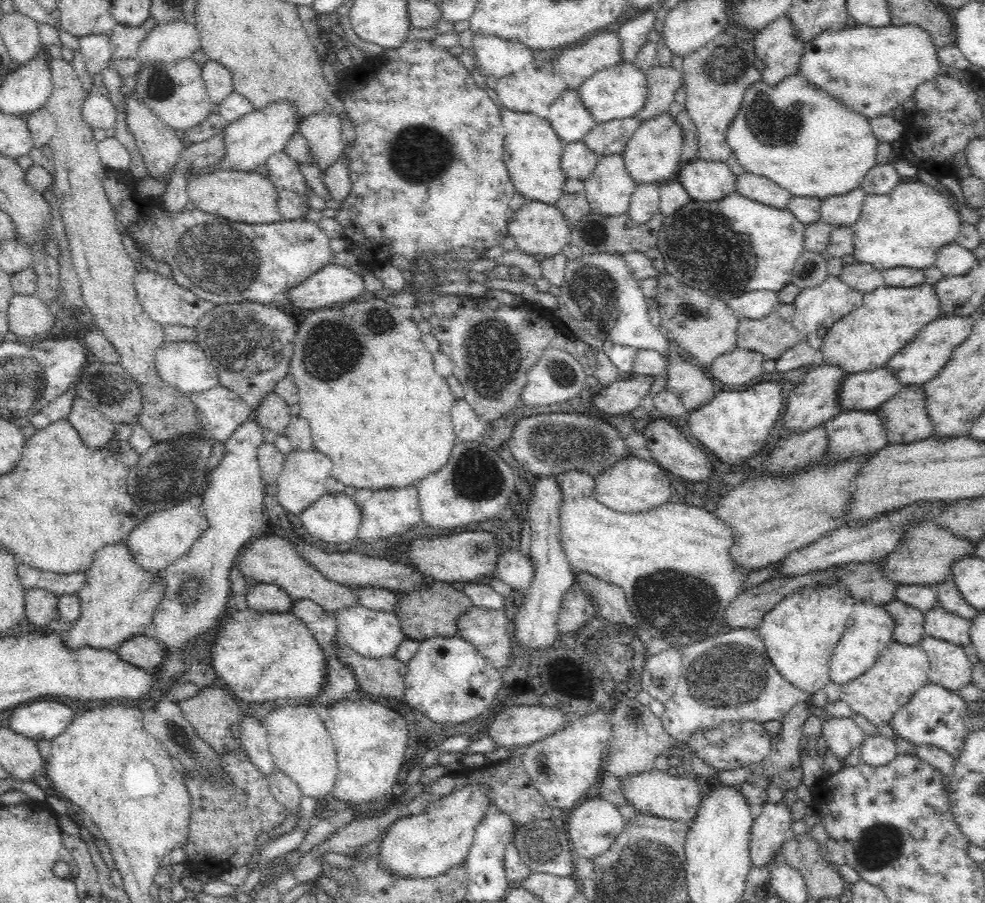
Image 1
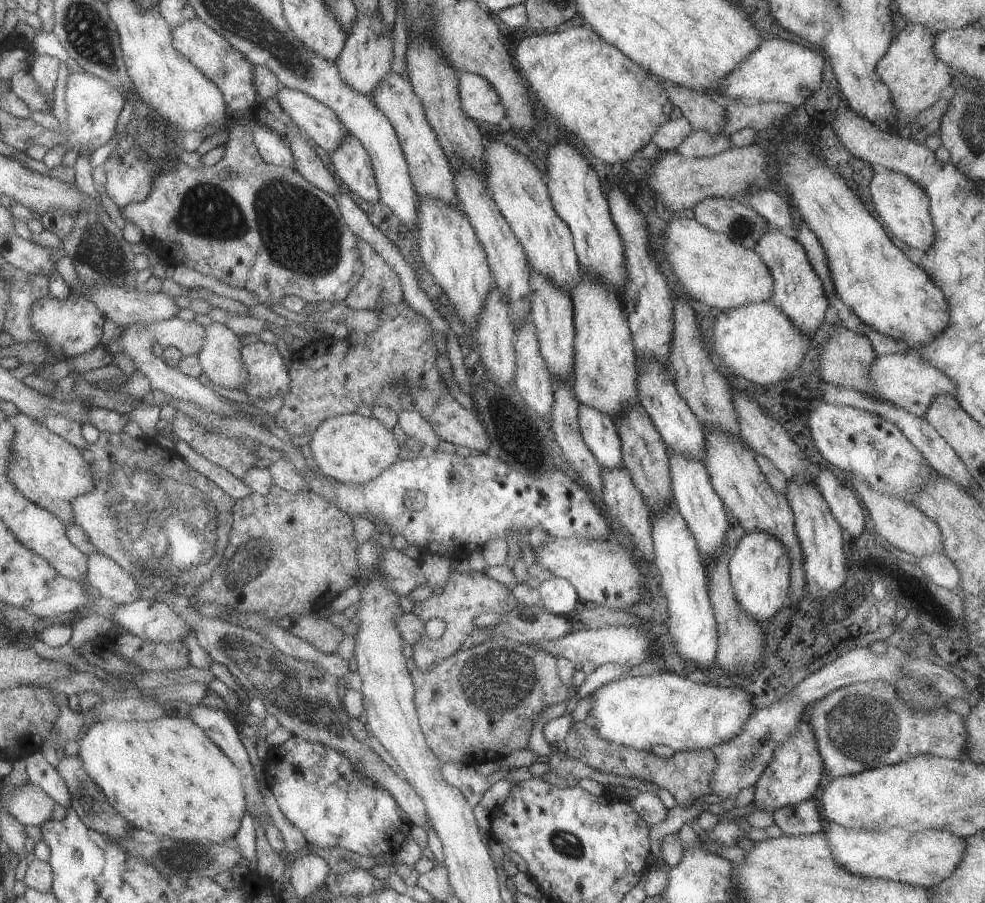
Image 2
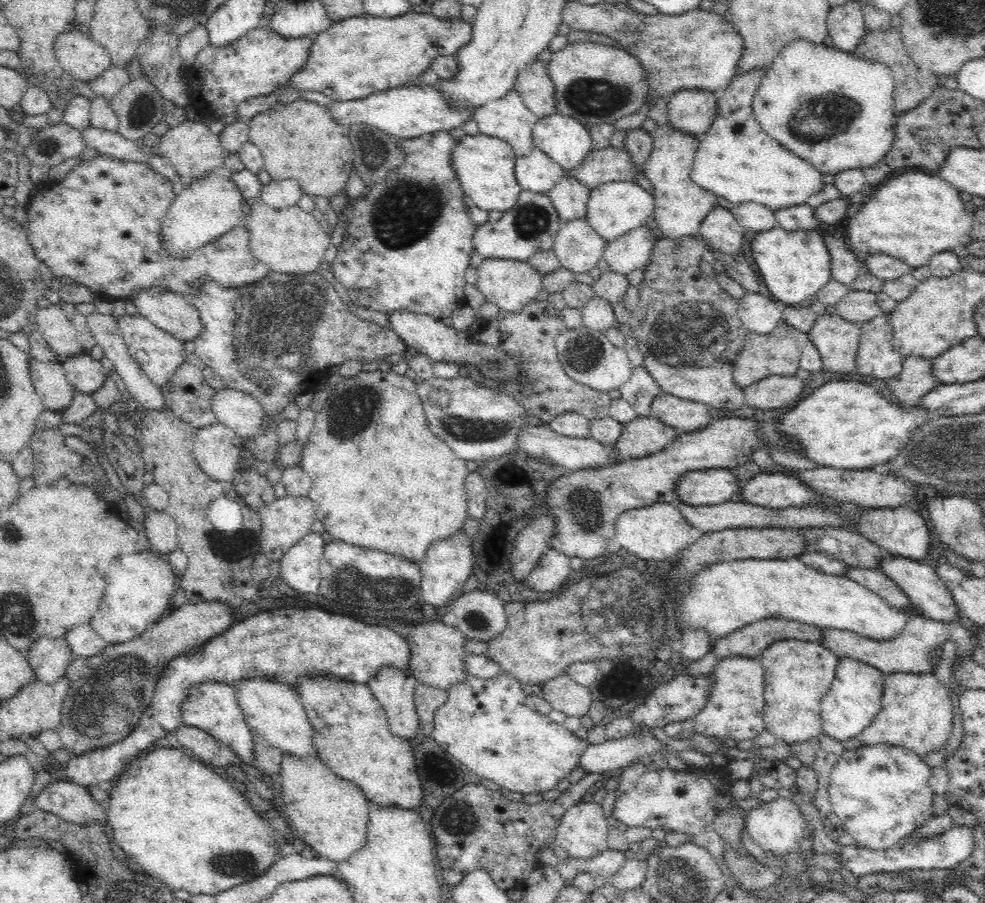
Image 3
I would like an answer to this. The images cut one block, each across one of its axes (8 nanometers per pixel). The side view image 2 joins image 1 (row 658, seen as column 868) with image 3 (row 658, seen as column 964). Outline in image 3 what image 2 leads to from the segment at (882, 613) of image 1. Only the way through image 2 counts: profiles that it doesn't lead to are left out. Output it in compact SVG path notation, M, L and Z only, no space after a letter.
M838 658L834 681L821 700L821 732L840 742L857 737L880 710L886 678L882 671L857 658Z

